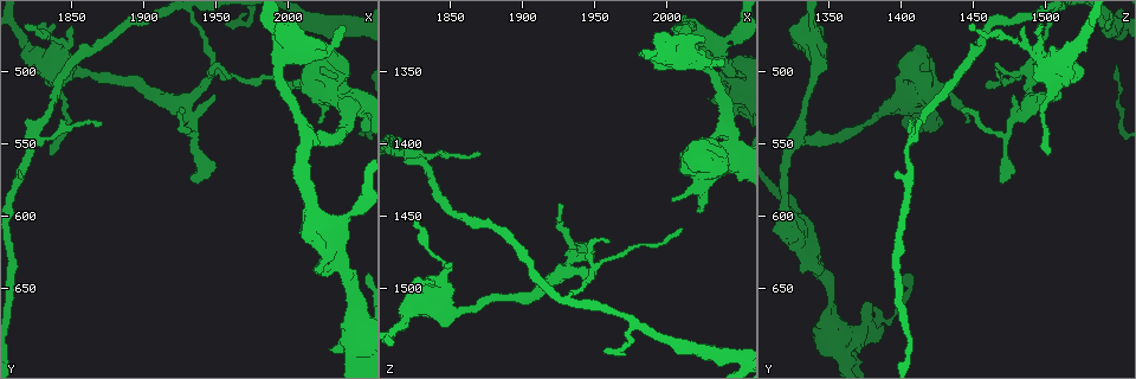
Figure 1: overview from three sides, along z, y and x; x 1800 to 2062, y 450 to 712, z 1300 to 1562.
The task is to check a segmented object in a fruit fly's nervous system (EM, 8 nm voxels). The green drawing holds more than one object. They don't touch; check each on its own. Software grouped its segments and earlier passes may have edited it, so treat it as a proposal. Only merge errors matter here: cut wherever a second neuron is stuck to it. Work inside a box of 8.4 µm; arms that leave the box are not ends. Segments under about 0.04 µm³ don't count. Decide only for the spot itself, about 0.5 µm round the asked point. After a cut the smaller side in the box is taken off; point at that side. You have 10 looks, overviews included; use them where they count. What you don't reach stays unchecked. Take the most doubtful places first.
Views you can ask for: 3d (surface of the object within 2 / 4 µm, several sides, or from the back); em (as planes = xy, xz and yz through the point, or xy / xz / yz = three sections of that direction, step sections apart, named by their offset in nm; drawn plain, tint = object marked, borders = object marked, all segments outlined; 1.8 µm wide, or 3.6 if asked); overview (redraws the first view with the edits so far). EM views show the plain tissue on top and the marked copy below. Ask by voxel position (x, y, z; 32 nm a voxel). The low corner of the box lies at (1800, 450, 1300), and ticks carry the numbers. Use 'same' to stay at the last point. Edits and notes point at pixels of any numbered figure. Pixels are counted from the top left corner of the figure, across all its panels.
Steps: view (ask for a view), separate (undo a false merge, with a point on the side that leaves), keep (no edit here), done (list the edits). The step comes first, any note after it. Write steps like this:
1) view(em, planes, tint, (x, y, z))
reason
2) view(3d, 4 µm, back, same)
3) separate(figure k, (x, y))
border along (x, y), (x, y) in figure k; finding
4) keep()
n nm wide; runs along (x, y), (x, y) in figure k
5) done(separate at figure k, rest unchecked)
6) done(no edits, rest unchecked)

view(3d, 4 µm, (2048, 522, 1404))

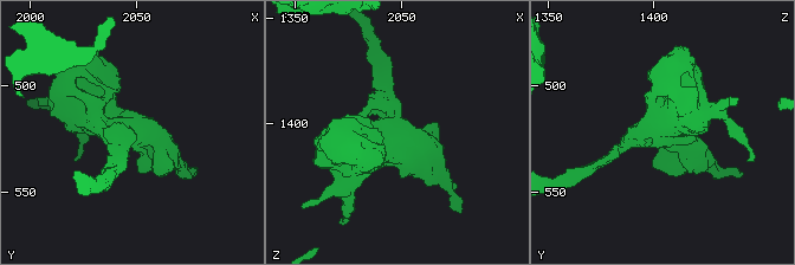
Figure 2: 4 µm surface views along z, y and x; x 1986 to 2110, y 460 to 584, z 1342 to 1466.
view(em, planes, tint, (2046, 522, 1405))
now the EM

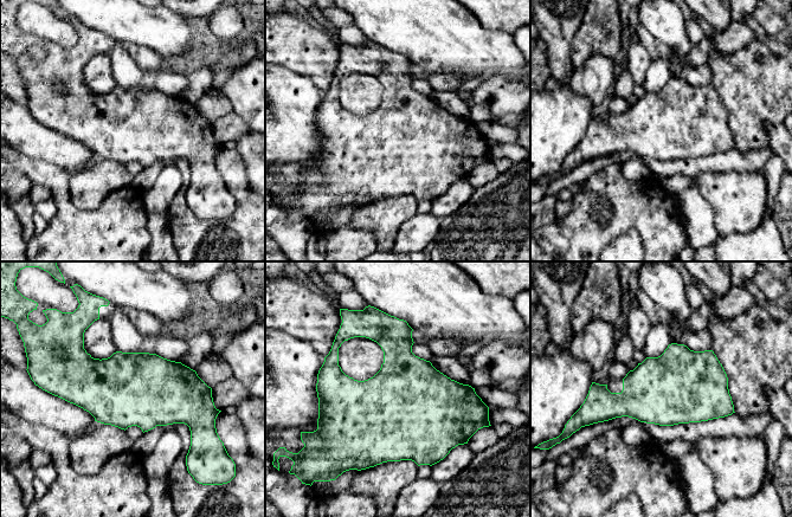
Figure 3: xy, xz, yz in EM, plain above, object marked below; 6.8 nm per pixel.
keep()
all the same neuron

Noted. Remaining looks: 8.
view(em, planes, tint, (2048, 468, 1546))
abrupt turn

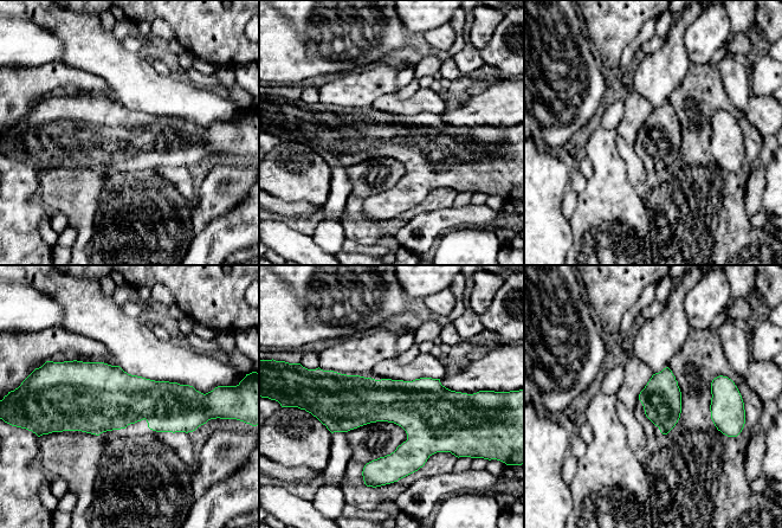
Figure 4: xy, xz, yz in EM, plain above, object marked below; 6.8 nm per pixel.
keep()
continuous, no second neuron

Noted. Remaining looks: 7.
view(3d, 4 µm, (2034, 610, 1334))
a narrow waist

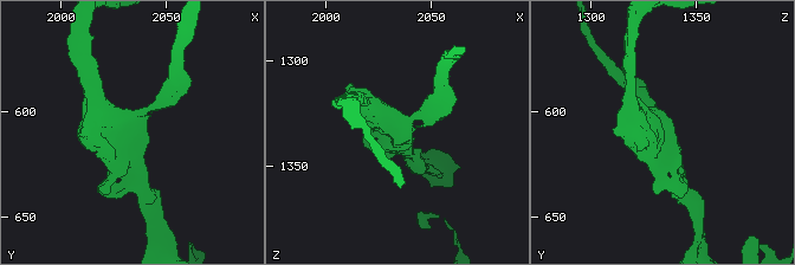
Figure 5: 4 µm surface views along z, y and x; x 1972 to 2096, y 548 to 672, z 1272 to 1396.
view(em, planes, tint, (2033, 611, 1335))

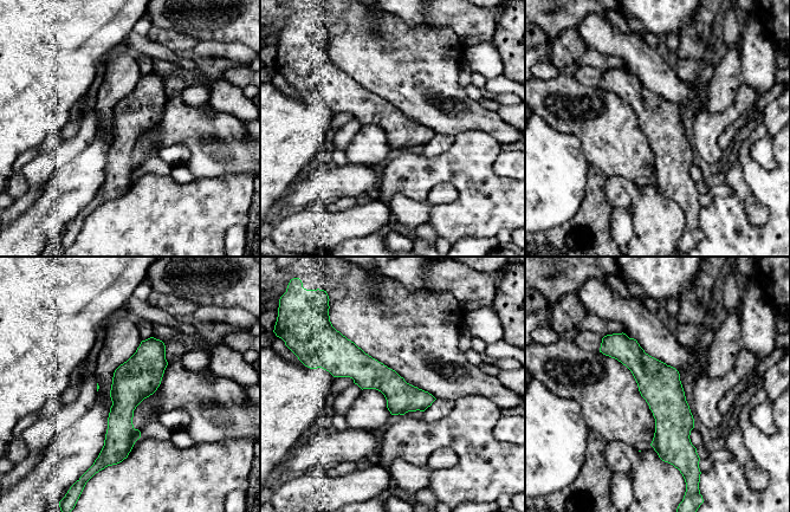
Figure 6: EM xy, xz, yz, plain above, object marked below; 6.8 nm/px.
keep()
continuous, no second neuron

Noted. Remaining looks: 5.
view(3d, 2 µm, (2014, 548, 1326))
branch point

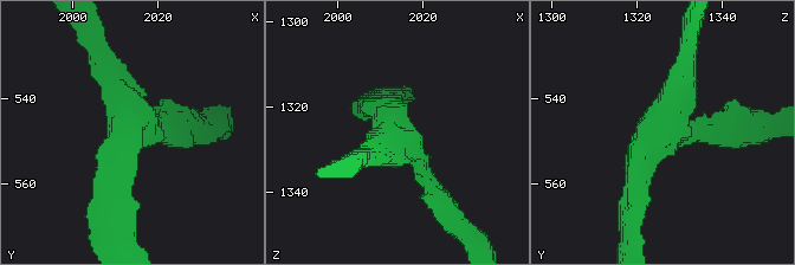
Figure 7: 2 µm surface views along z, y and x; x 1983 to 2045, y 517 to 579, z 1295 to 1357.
view(em, yz, step 8, tint, (2014, 547, 1327))

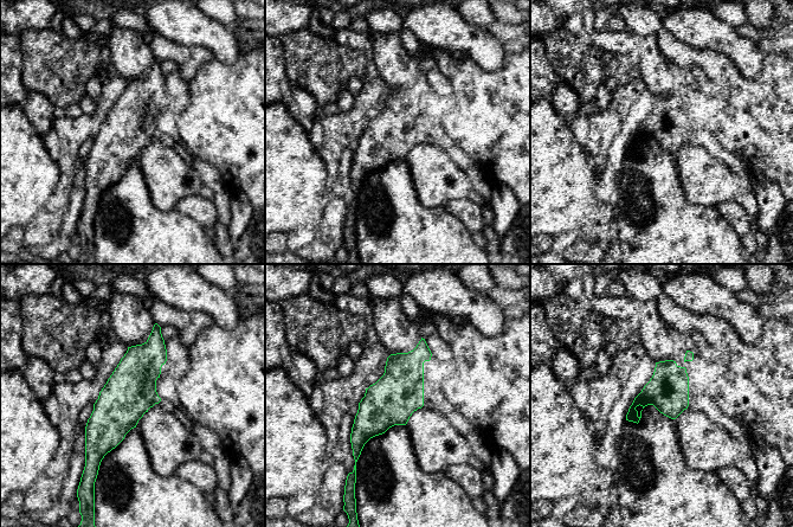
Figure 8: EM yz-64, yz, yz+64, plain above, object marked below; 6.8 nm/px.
view(em, xz, step 8, tint, same)
cut it another way

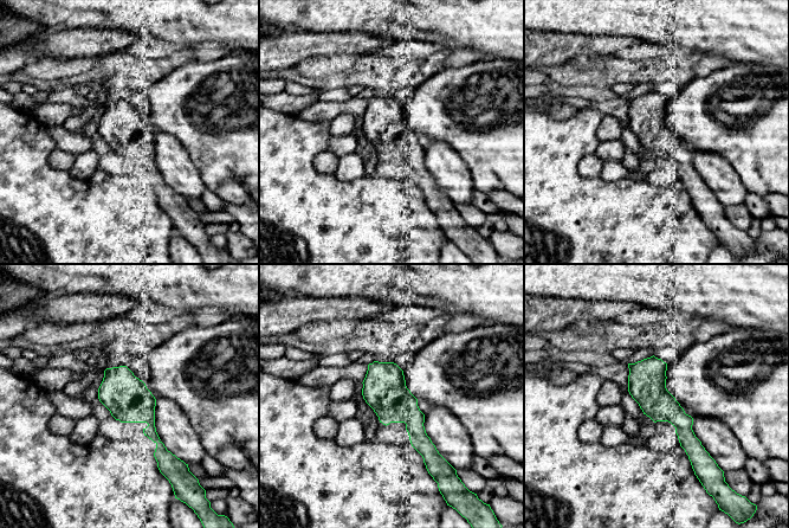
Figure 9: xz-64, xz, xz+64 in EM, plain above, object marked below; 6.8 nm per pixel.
keep()
3 arms; arms of 180, 180, 200 nm; continuous, no second neuron

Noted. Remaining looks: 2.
done(no edits, rest unchecked)

